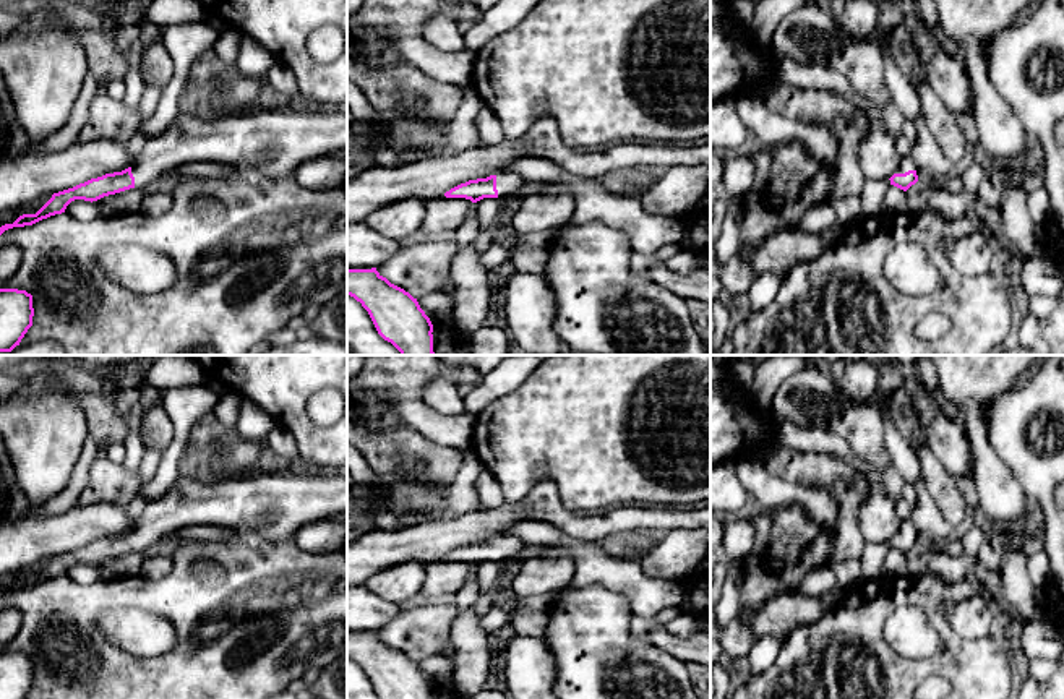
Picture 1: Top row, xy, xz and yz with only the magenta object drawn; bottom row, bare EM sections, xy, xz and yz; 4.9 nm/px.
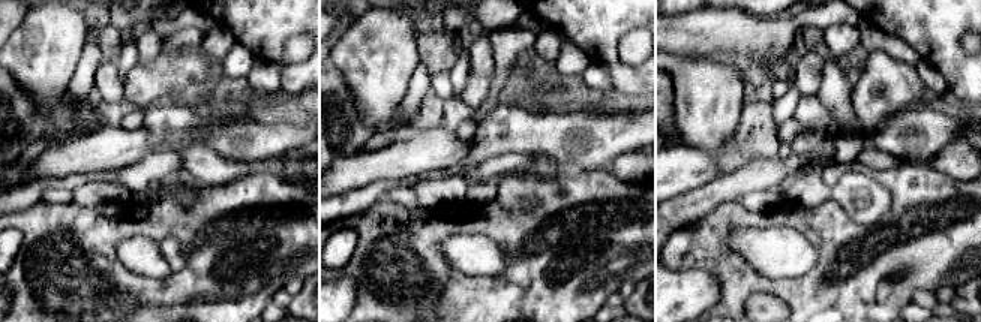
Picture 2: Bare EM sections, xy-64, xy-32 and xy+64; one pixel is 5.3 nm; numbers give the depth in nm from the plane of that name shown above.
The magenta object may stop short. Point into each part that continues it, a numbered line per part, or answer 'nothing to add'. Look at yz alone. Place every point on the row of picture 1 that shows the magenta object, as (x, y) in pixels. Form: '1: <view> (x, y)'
1: yz (905, 164)

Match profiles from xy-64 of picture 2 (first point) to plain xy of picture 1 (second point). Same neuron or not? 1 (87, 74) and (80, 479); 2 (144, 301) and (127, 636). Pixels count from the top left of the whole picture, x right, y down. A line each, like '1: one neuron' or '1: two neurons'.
1: one neuron
2: two neurons

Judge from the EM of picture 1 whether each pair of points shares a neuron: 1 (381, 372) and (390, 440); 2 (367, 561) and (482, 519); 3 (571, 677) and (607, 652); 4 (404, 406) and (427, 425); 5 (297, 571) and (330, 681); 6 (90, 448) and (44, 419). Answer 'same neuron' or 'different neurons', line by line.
1: different neurons
2: same neuron
3: same neuron
4: same neuron
5: different neurons
6: different neurons

